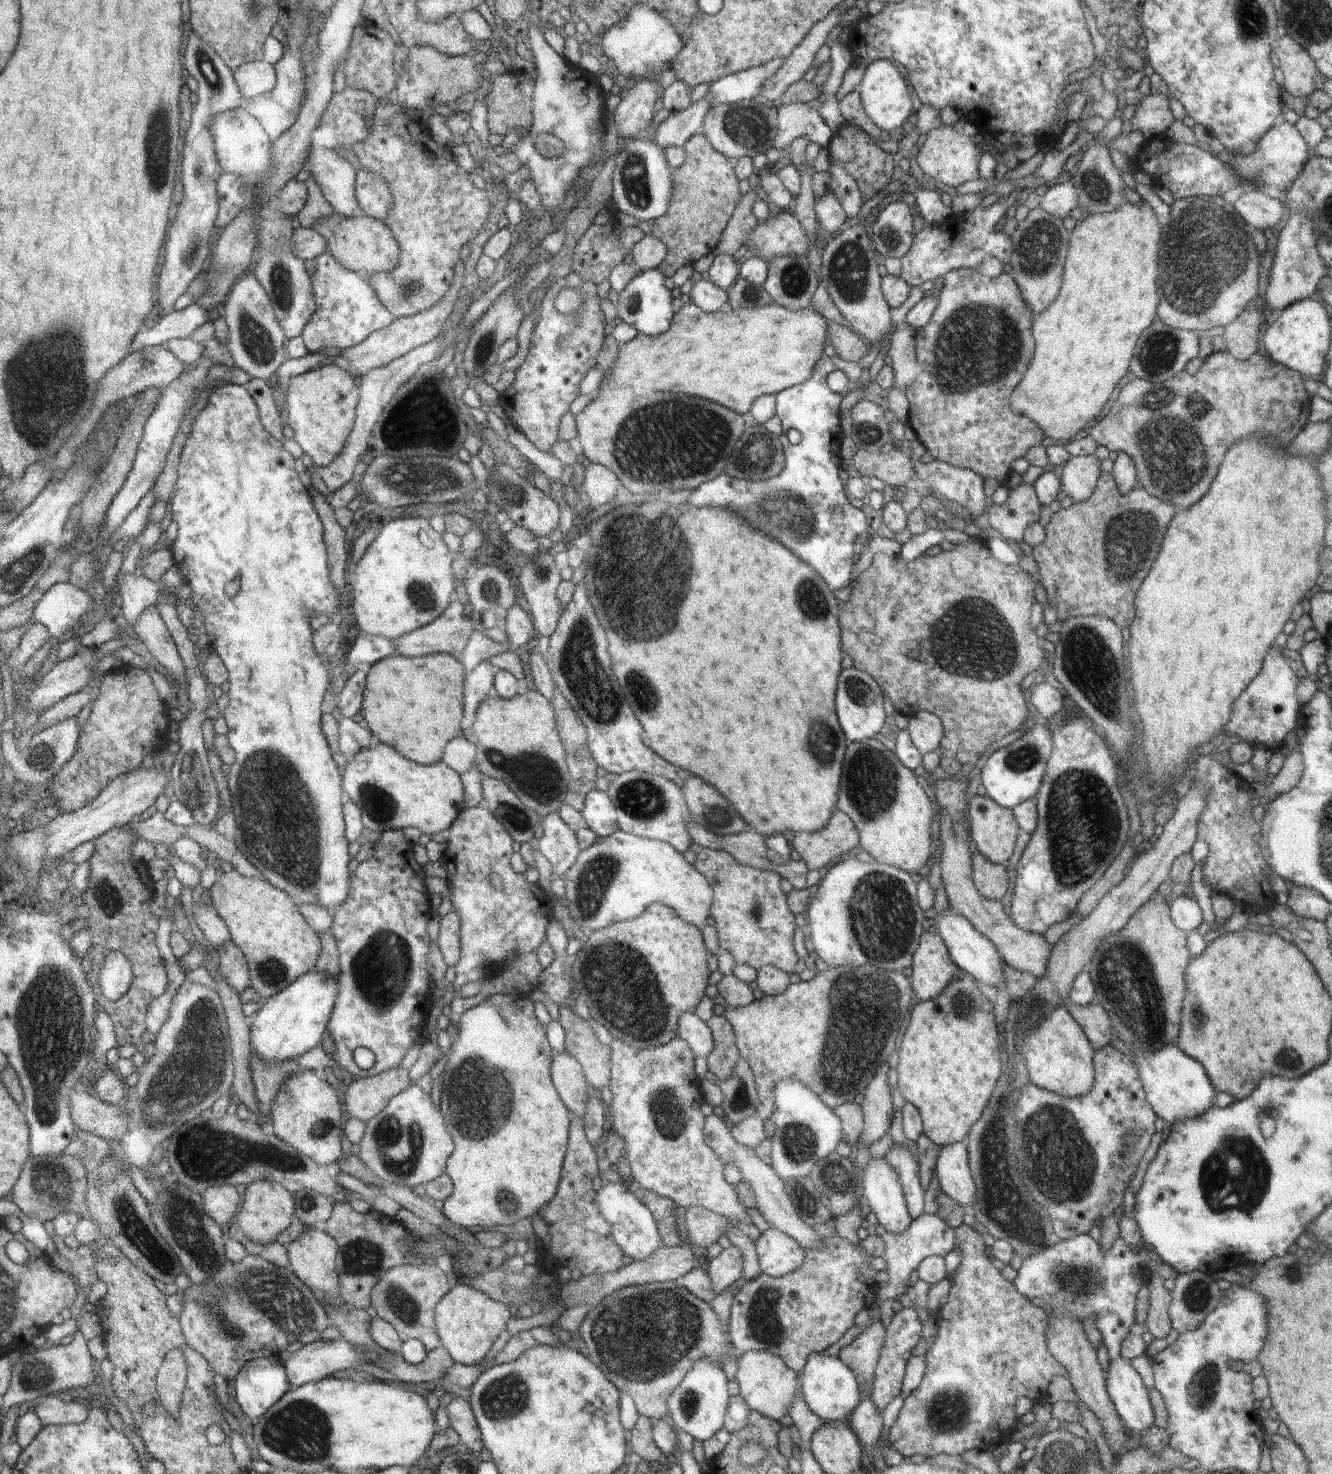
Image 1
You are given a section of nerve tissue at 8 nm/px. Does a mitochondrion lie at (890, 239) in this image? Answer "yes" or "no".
yes

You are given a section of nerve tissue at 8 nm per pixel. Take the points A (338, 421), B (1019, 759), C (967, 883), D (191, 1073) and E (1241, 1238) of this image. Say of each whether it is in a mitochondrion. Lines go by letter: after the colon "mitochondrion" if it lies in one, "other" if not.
A: other
B: mitochondrion
C: other
D: mitochondrion
E: other

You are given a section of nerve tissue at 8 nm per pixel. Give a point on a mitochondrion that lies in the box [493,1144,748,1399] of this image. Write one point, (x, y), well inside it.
(639, 1339)

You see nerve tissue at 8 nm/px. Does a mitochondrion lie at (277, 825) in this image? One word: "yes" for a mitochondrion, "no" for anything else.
yes

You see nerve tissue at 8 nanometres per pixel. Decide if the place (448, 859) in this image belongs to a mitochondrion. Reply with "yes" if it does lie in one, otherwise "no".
no

